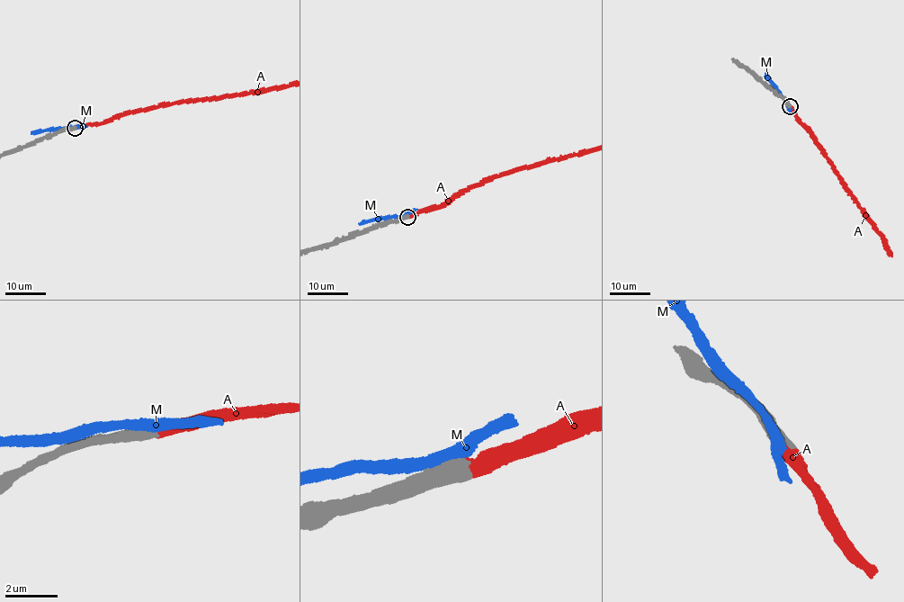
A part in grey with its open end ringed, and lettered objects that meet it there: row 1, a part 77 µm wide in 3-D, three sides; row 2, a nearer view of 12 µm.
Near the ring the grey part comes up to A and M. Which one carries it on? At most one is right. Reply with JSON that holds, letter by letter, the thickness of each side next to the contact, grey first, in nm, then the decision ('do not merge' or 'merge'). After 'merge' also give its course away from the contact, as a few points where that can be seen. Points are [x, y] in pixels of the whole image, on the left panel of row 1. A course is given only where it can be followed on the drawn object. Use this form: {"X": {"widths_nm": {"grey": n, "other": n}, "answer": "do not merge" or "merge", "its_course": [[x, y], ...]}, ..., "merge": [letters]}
{"A": {"widths_nm": {"grey": 600, "other": 480}, "answer": "merge"}, "M": {"widths_nm": {"grey": 650, "other": 420}, "answer": "do not merge"}, "merge": ["A"]}

